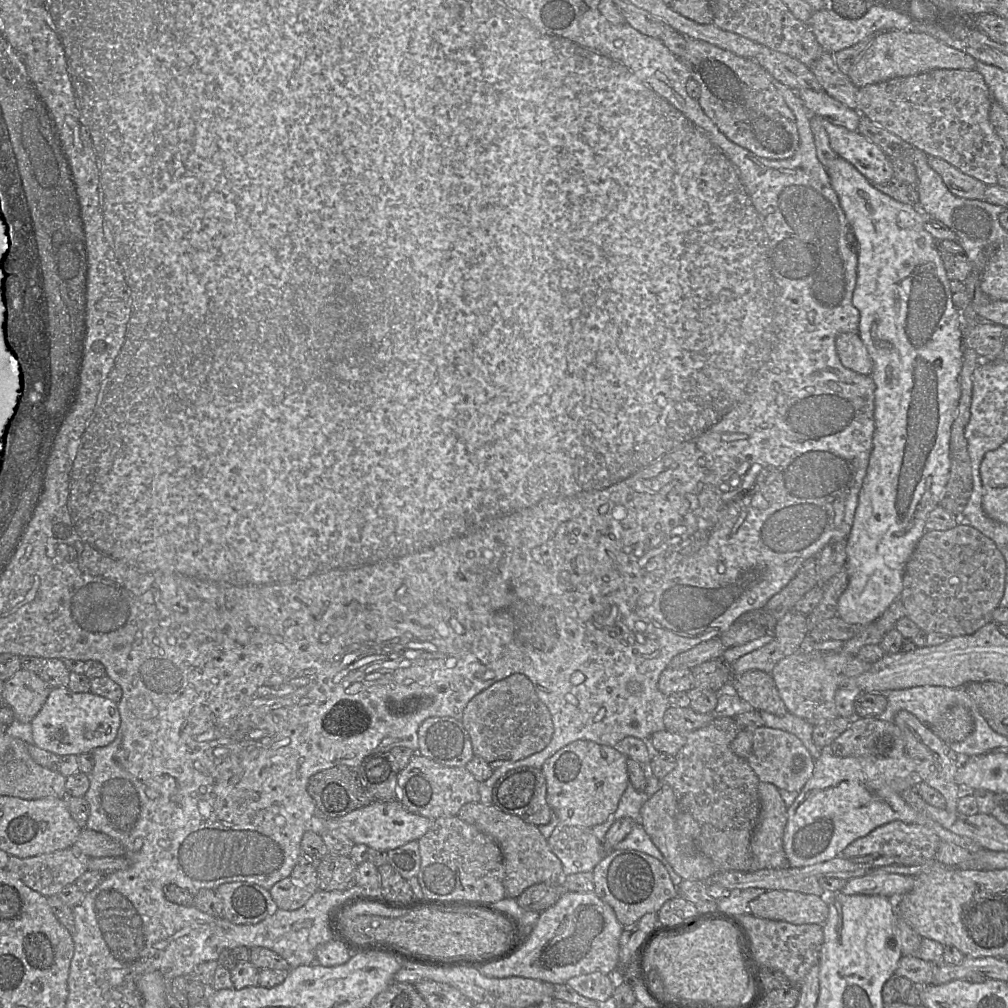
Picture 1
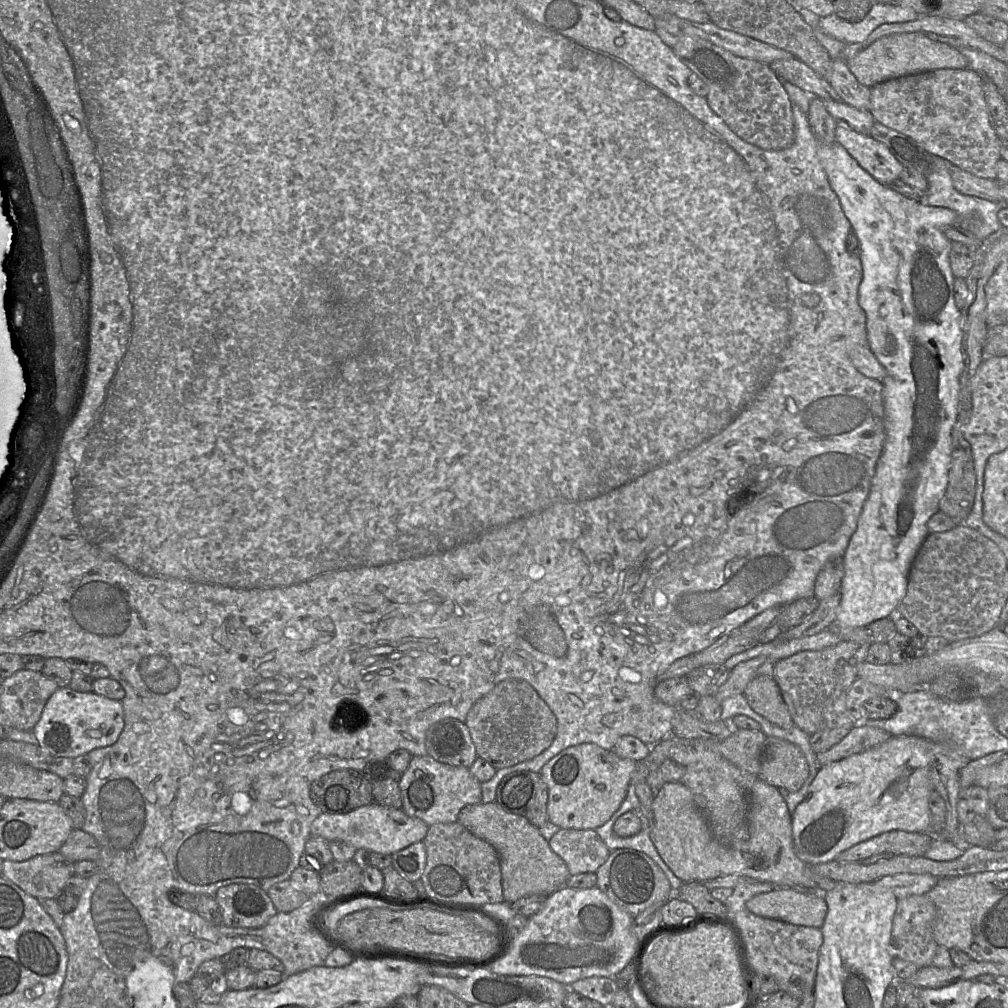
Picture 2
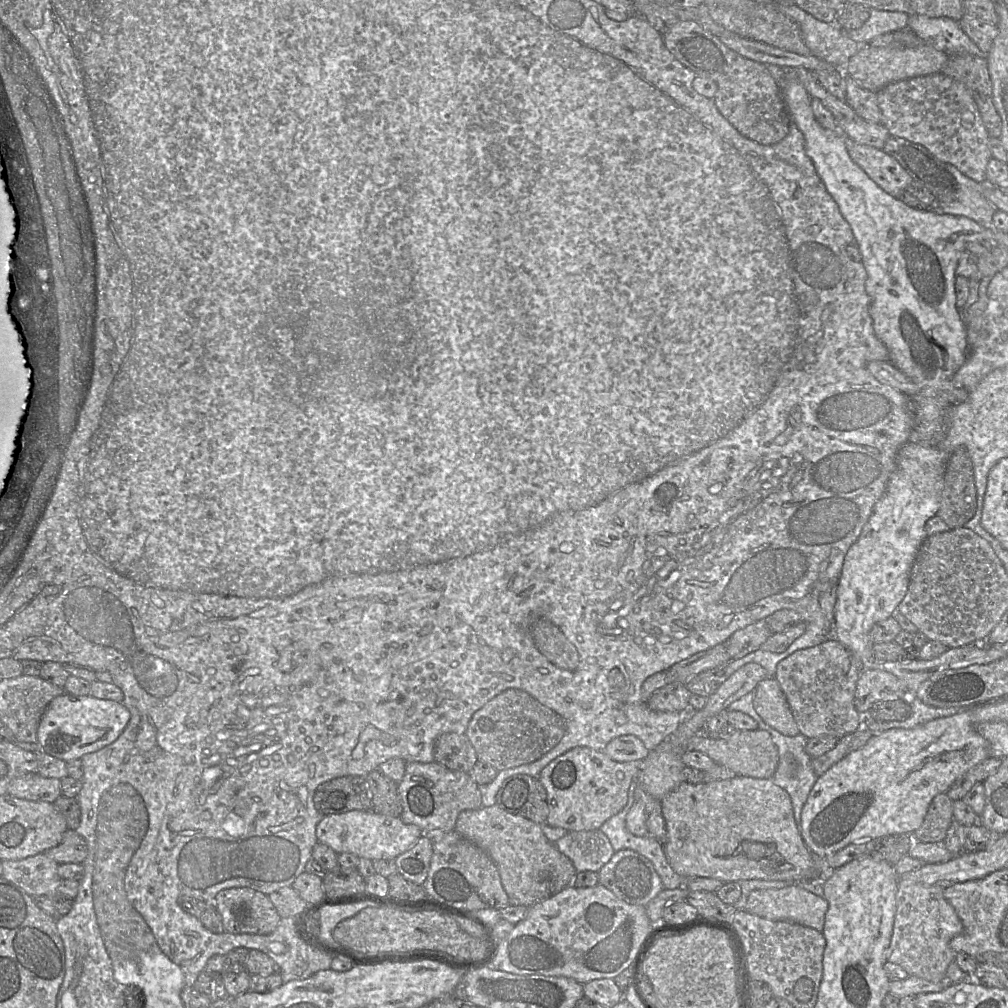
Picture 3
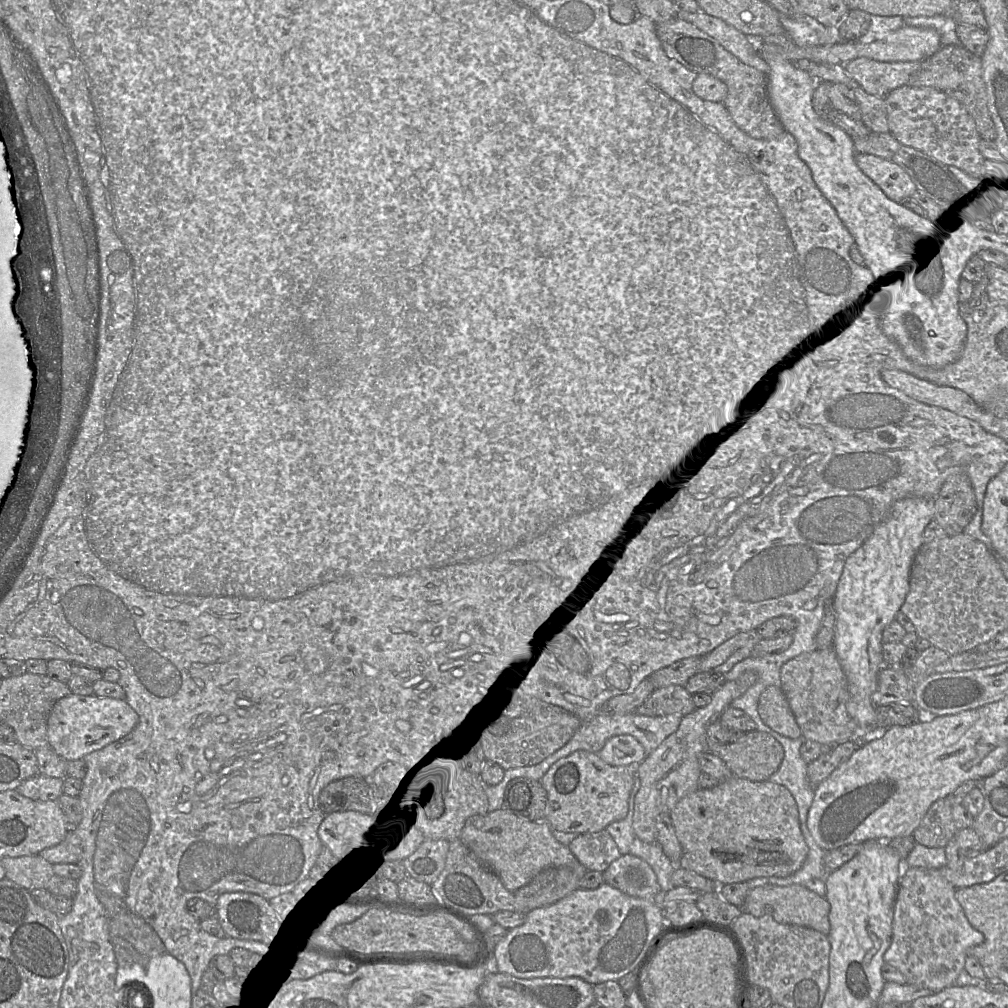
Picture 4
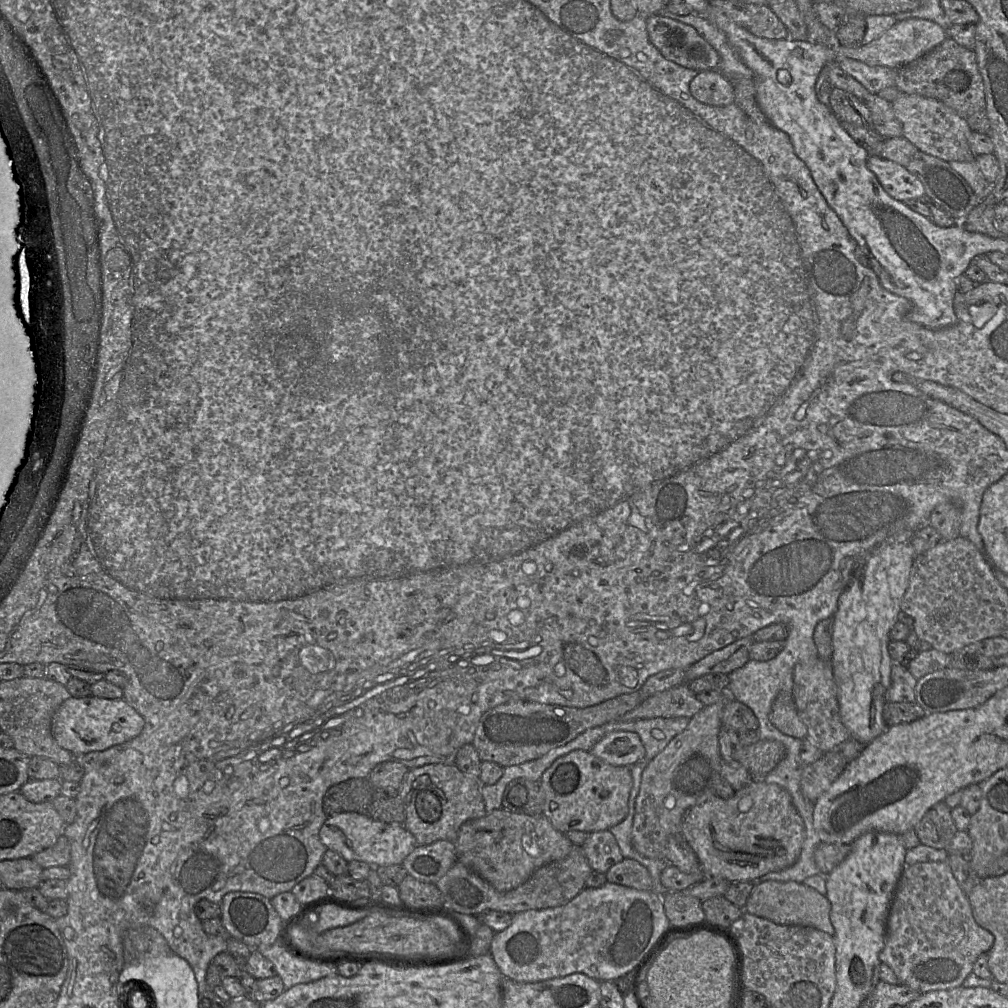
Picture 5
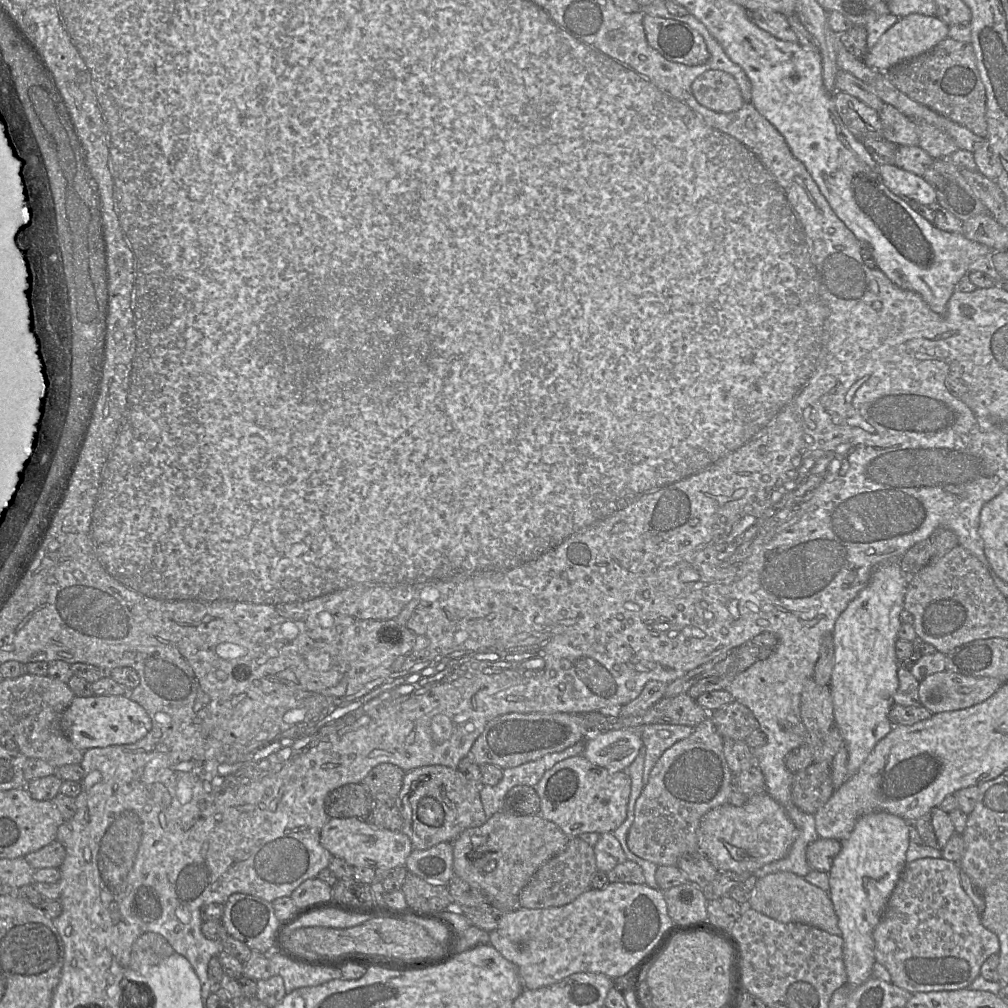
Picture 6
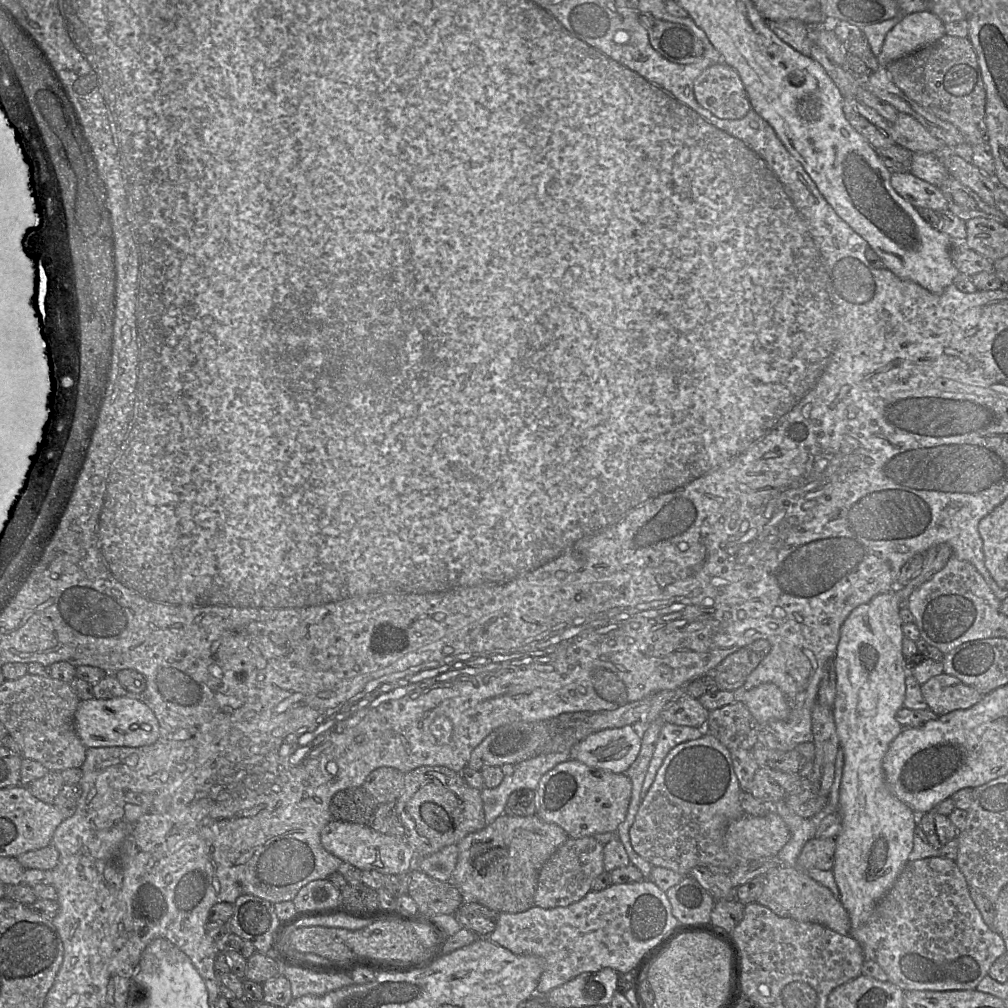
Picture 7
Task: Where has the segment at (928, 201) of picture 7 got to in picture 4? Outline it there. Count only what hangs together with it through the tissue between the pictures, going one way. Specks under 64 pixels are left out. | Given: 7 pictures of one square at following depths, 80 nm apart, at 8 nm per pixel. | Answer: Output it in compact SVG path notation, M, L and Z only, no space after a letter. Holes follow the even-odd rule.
M856 152L855 161L860 170L892 201L899 202L916 191L910 176L891 159Z

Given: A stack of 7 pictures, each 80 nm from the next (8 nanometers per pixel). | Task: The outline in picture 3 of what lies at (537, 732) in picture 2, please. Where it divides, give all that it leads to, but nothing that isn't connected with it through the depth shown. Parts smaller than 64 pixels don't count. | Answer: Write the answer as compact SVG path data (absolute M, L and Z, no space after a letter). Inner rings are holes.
M508 689L490 700L472 717L466 731L479 761L503 771L533 763L556 747L567 730L562 716L529 693Z

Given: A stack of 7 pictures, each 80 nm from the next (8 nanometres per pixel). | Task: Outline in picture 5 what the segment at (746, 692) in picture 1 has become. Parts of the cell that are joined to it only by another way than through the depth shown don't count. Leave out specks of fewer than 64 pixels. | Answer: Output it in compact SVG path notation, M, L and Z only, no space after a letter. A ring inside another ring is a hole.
M780 692L776 696L772 703L769 720L782 734L801 740L806 739L807 728L798 716L790 692Z

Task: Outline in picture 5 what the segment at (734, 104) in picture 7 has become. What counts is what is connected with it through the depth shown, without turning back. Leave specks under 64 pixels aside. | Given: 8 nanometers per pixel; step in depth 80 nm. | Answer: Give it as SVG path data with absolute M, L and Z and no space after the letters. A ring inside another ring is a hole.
M700 71L691 81L692 95L700 102L712 106L726 106L735 101L732 82L720 71Z

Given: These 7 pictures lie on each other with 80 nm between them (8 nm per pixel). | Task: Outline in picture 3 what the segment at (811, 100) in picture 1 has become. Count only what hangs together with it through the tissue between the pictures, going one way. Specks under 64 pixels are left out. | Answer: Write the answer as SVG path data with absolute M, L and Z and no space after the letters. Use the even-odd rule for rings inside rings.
M858 116L848 123L838 123L838 129L855 142L877 149L883 149L890 136L888 129L882 124L870 123Z

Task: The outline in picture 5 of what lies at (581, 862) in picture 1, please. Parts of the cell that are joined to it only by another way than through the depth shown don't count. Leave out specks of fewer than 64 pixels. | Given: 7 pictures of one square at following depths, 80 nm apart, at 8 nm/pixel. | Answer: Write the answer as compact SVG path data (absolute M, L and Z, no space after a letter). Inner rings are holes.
M610 830L590 833L581 848L591 869L604 874L611 866L624 859Z

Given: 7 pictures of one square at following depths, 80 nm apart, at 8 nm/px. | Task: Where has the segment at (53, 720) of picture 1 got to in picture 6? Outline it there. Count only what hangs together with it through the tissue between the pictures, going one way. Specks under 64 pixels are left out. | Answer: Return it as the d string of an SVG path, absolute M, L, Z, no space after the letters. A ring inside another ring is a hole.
M127 694L75 696L62 715L61 727L72 744L85 751L96 747L135 743L151 730L152 721L146 710Z

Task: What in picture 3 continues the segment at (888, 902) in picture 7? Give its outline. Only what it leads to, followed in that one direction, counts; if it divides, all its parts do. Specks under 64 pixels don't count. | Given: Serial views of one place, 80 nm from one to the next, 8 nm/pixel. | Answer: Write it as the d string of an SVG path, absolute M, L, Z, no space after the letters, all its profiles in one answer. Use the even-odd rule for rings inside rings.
M899 881L898 890L896 894L896 912L895 912L895 918L894 918L893 932L892 932L892 937L890 941L890 946L887 949L888 961L900 965L911 976L916 976L931 982L946 981L947 968L949 964L954 961L955 954L956 954L956 952L954 952L950 948L949 942L953 937L955 937L956 935L960 934L963 931L963 925L961 923L961 920L956 914L954 908L945 899L943 895L943 889L944 887L937 886L937 885L926 885L926 884L914 882L914 881Z

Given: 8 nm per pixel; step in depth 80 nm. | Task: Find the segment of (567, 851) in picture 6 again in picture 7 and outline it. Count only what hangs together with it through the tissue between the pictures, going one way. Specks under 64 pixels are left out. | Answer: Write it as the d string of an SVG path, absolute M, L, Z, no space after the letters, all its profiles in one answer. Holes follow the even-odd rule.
M595 837L568 838L544 863L537 877L534 906L544 909L565 907L582 899L593 881L604 872L604 845Z

